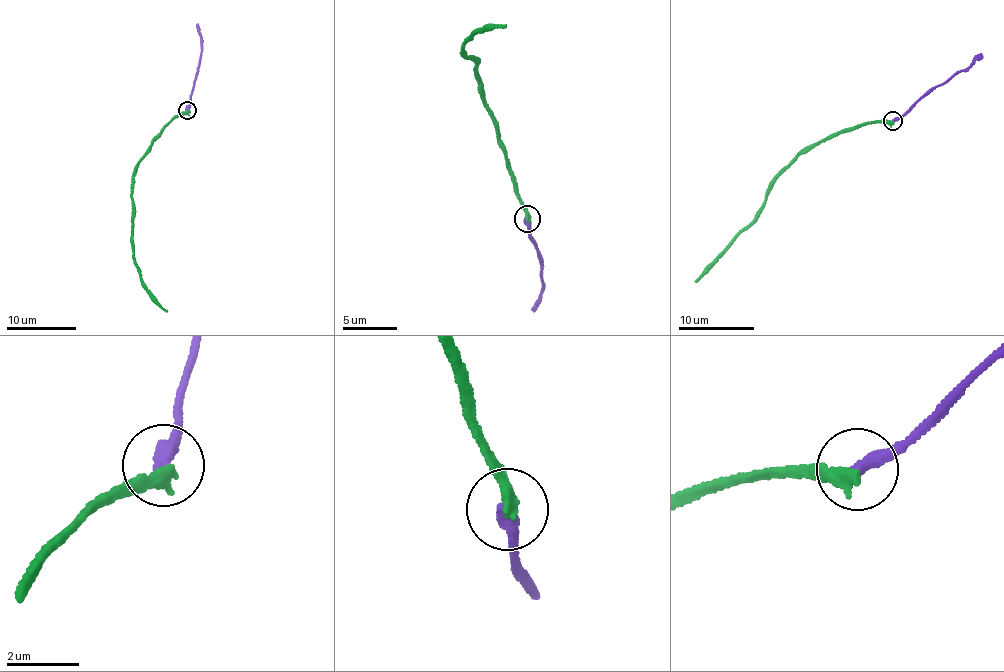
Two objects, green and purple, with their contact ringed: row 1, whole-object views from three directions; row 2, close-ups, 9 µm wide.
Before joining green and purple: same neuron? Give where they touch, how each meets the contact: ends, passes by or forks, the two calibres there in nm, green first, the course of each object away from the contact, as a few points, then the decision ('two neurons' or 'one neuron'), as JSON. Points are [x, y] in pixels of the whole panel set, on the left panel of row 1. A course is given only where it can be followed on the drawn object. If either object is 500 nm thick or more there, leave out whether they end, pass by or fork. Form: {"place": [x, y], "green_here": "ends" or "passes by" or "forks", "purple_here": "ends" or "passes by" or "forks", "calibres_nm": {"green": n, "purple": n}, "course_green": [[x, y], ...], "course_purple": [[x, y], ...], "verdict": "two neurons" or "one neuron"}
{"place": [187, 110], "green_here": "ends", "purple_here": "ends", "calibres_nm": {"green": 380, "purple": 400}, "course_green": [[188, 110], [169, 122], [153, 139], [137, 163], [132, 178], [131, 251], [143, 283], [166, 311]], "course_purple": [[187, 110], [201, 59], [197, 23]], "verdict": "two neurons"}

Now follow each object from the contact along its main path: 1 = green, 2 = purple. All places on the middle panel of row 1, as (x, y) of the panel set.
1: (529, 219), (515, 193), (515, 175), (476, 82), (477, 62), (461, 57), (459, 51), (475, 32), (505, 25)
2: (526, 218), (542, 278), (536, 307)

